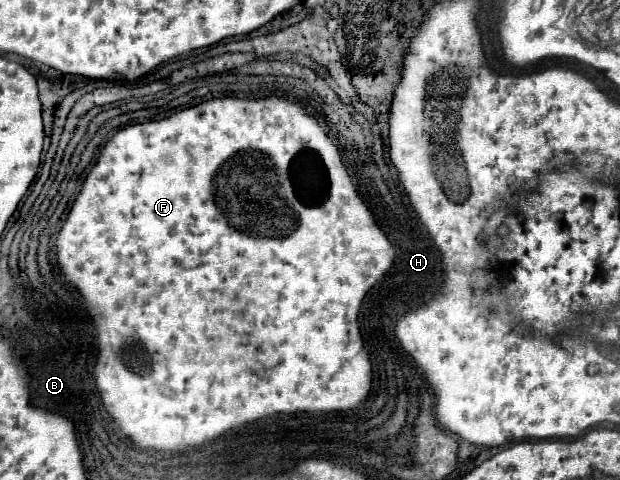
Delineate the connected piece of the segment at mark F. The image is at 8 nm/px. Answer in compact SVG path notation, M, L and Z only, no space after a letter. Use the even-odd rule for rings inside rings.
M236 96L210 98L170 117L126 126L116 132L102 148L94 168L88 172L86 182L58 232L56 256L62 276L78 290L84 308L92 312L94 318L98 358L92 376L102 406L138 450L186 452L220 438L240 424L248 424L250 418L298 412L348 412L364 406L368 400L372 390L372 362L356 320L368 290L394 266L396 250L358 196L352 178L342 164L338 146L320 122L296 100L278 96L260 100ZM252 372L266 372L268 376L260 378Z

